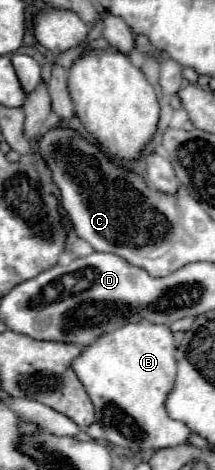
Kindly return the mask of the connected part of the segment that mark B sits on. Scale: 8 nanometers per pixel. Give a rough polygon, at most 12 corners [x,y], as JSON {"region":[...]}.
{"region":[[124,325],[72,361],[110,445],[190,443],[166,413],[166,325]]}

